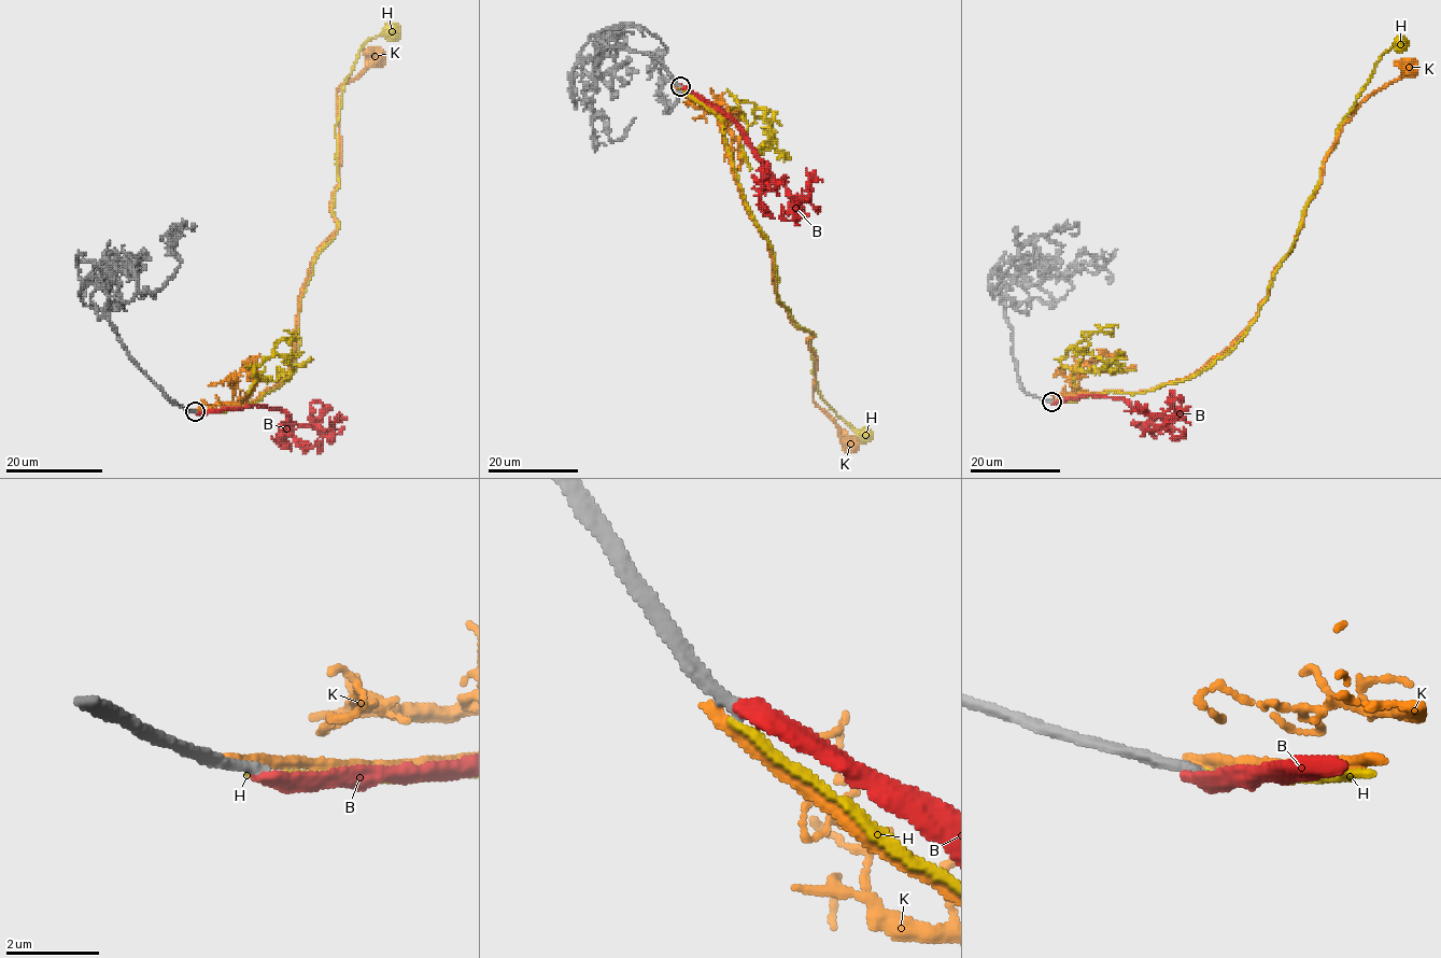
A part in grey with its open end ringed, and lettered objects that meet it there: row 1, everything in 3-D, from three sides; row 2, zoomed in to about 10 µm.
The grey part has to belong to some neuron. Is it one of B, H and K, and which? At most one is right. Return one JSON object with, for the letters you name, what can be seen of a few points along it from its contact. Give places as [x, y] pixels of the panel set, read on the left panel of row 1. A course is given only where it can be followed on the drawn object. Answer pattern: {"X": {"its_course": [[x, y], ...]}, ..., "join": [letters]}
{"join": []}

